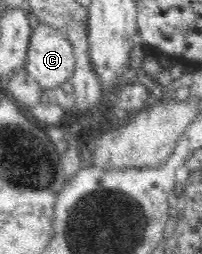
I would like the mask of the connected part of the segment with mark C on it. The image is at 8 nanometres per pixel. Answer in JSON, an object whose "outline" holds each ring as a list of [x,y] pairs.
{"outline":[[[41,23],[33,26],[23,66],[43,89],[68,81],[74,65],[72,44],[64,33]]]}

